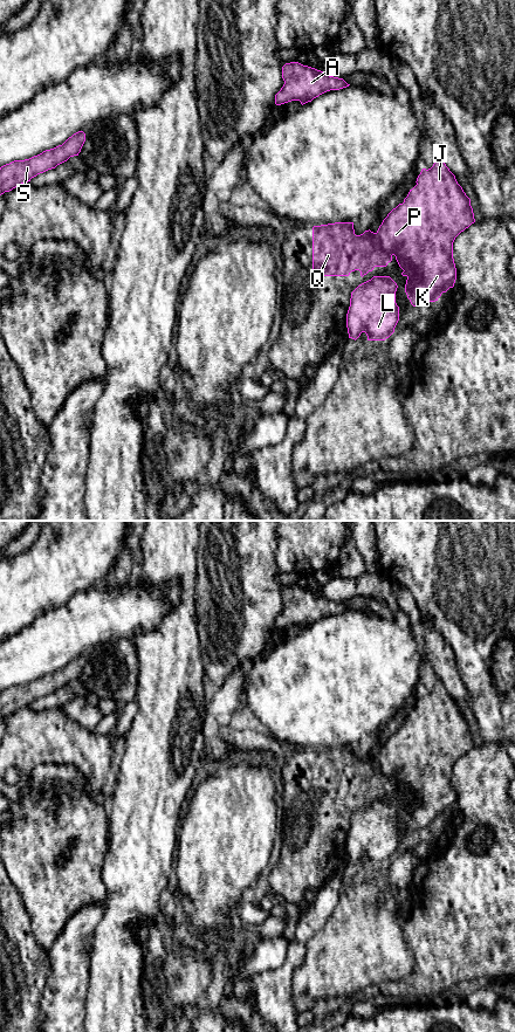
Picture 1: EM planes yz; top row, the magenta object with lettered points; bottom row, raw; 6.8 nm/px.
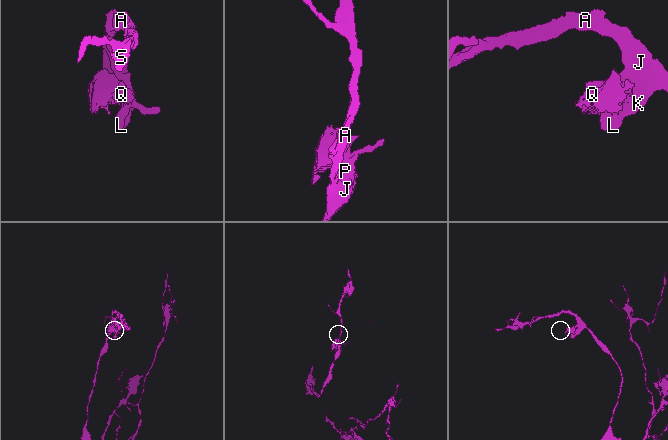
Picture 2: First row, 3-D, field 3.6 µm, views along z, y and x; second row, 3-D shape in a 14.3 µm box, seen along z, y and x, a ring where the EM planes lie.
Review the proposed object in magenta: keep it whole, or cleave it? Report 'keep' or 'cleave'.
cleave

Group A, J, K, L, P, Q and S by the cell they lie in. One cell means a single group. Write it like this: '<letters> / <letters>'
A J K L P S / Q

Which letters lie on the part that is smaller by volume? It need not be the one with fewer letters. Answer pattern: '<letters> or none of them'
Q

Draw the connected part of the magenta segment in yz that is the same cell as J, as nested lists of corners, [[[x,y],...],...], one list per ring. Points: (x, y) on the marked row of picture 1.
[[[438,154],[431,168],[421,170],[416,183],[404,202],[387,214],[376,233],[380,248],[394,255],[399,267],[410,273],[405,293],[413,307],[435,302],[442,293],[454,287],[456,268],[453,242],[475,222],[471,199],[441,156]]]

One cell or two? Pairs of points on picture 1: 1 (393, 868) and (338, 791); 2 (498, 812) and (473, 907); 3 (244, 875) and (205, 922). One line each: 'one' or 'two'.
1: two
2: one
3: one

